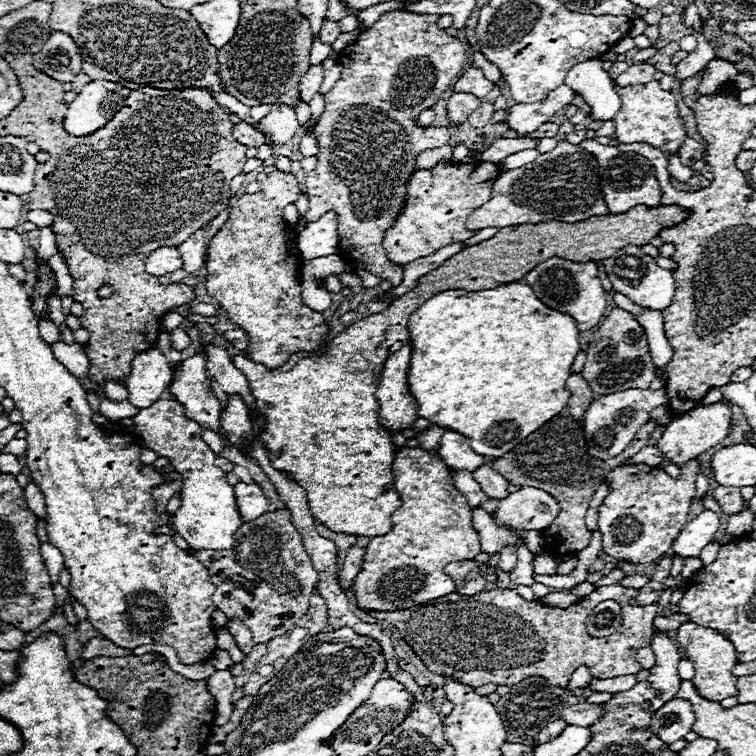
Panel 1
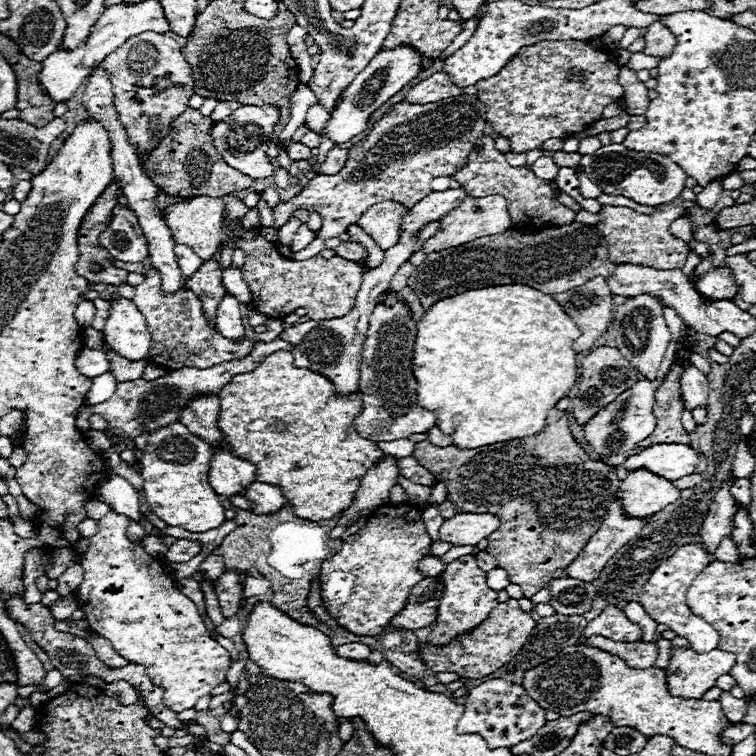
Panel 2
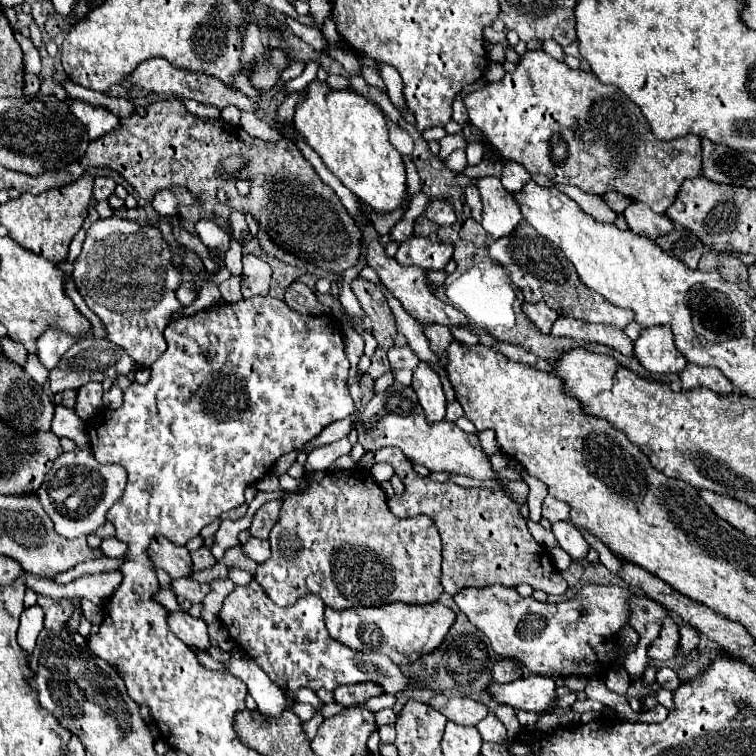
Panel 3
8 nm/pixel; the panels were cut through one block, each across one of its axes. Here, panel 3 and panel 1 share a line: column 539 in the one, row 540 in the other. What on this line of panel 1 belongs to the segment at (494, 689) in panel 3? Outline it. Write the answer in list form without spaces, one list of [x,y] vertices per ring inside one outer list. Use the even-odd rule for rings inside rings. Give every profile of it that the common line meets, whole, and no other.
[[[704,510],[698,518],[684,526],[680,536],[676,538],[676,544],[672,544],[672,552],[682,558],[698,558],[702,548],[714,540],[718,526],[718,516],[710,510]]]

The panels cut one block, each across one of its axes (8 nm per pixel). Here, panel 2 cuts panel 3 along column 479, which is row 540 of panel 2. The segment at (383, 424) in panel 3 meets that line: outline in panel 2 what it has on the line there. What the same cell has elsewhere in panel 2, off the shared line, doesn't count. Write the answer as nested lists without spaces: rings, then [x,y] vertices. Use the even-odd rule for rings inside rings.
[[[456,514],[440,526],[440,540],[452,546],[476,546],[498,526],[500,520],[492,514]]]

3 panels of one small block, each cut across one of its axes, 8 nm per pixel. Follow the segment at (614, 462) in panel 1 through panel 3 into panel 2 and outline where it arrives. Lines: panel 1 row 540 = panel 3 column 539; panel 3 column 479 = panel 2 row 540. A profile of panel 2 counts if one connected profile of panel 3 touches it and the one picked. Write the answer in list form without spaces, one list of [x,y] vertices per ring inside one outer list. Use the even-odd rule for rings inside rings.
[[[556,408],[548,412],[544,430],[532,438],[490,444],[488,448],[476,450],[460,450],[456,446],[438,448],[432,442],[422,440],[414,444],[412,458],[432,472],[434,484],[444,482],[448,492],[446,500],[456,506],[456,512],[492,512],[504,520],[498,532],[488,536],[486,552],[496,556],[498,568],[508,572],[510,582],[518,584],[526,598],[536,594],[542,584],[550,582],[556,570],[564,570],[572,560],[576,560],[590,536],[602,526],[602,520],[608,512],[608,506],[616,498],[620,484],[616,478],[616,468],[590,460],[588,454],[576,444],[570,434],[570,420],[566,412]]]

